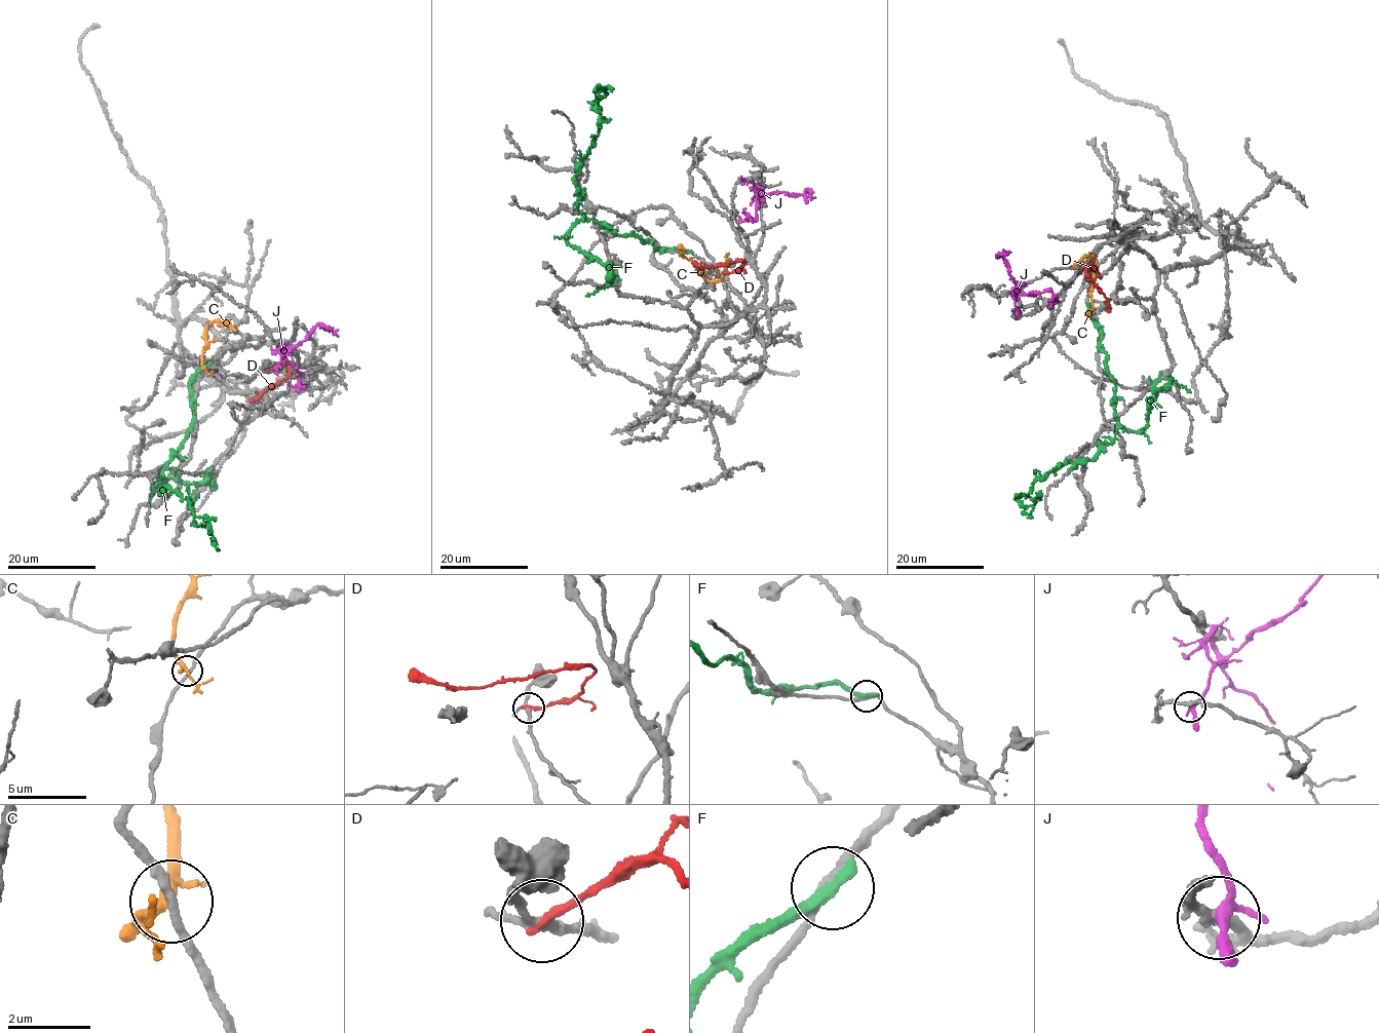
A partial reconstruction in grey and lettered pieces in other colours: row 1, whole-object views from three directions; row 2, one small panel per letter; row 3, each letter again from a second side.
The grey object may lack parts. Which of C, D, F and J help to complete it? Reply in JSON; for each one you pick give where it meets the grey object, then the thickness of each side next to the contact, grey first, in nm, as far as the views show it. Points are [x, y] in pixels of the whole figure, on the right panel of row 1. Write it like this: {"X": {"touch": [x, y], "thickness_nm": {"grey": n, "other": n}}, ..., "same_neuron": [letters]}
{"same_neuron": []}

